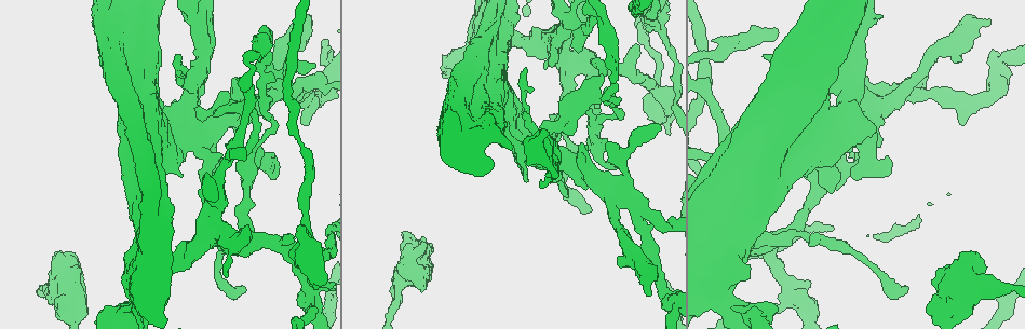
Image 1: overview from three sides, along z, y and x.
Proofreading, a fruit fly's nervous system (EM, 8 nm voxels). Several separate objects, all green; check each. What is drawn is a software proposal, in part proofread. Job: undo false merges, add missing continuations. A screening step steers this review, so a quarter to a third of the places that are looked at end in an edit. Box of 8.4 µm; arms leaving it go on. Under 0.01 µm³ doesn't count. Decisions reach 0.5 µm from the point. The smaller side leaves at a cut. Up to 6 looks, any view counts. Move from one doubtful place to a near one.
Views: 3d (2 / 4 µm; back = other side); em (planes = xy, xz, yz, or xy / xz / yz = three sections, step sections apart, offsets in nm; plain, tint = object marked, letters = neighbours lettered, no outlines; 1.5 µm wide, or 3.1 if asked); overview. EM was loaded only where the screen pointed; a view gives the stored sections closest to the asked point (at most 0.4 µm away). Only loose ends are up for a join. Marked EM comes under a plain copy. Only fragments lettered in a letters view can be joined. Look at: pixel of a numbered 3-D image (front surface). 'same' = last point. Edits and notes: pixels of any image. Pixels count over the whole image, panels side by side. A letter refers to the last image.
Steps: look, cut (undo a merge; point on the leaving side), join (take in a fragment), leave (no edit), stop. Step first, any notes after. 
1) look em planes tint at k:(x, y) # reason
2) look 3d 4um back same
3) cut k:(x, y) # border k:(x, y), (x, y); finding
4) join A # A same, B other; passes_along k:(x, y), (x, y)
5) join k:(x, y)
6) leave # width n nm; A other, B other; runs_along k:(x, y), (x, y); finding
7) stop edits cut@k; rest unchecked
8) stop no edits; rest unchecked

look 3d 4um at 1:(802, 235) # thin neck

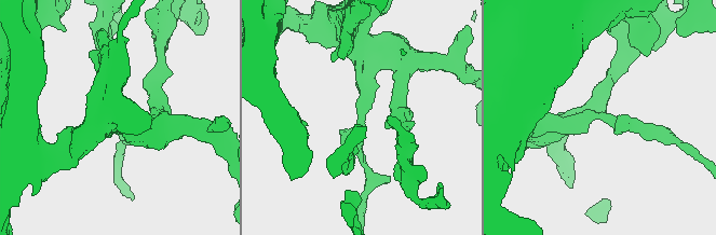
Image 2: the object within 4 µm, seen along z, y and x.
look em yz step 8 letters at 2:(363, 117)

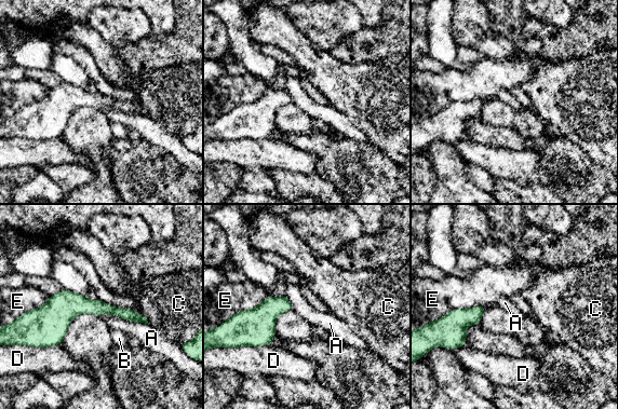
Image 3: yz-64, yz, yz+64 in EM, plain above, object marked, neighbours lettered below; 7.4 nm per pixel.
leave # A other, B other, C other, D other, E other; runs_along 3:(35, 313), (96, 307), (143, 319); all the same neuron

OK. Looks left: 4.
look em planes letters at 1:(579, 52) # branch stops here

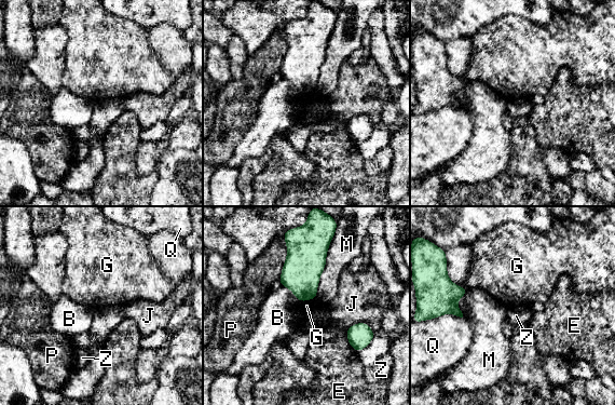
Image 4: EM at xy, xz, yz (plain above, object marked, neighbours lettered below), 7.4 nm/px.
leave # width 220 nm; B other, E other, G other, J other, M other, P other, Q other, Z other; border 4:(312, 298), (300, 301); no lettered fragment goes on from it

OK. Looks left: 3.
look em planes letters at 1:(398, 297) # sudden change in width

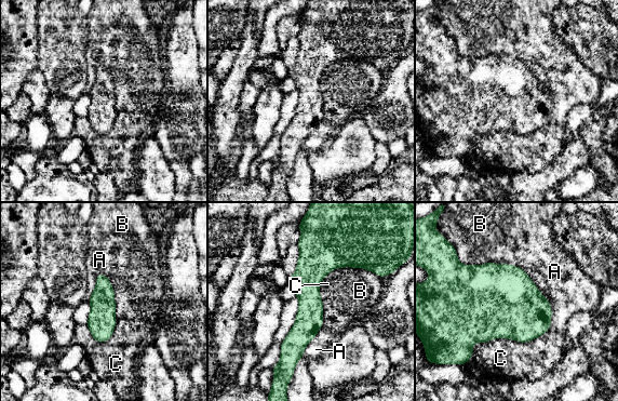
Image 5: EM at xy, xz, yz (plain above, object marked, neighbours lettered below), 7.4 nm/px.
leave # A other, B other, C other; border 5:(115, 293), (116, 325), (112, 334); one neuron here

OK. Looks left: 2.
stop no edits; rest unchecked

